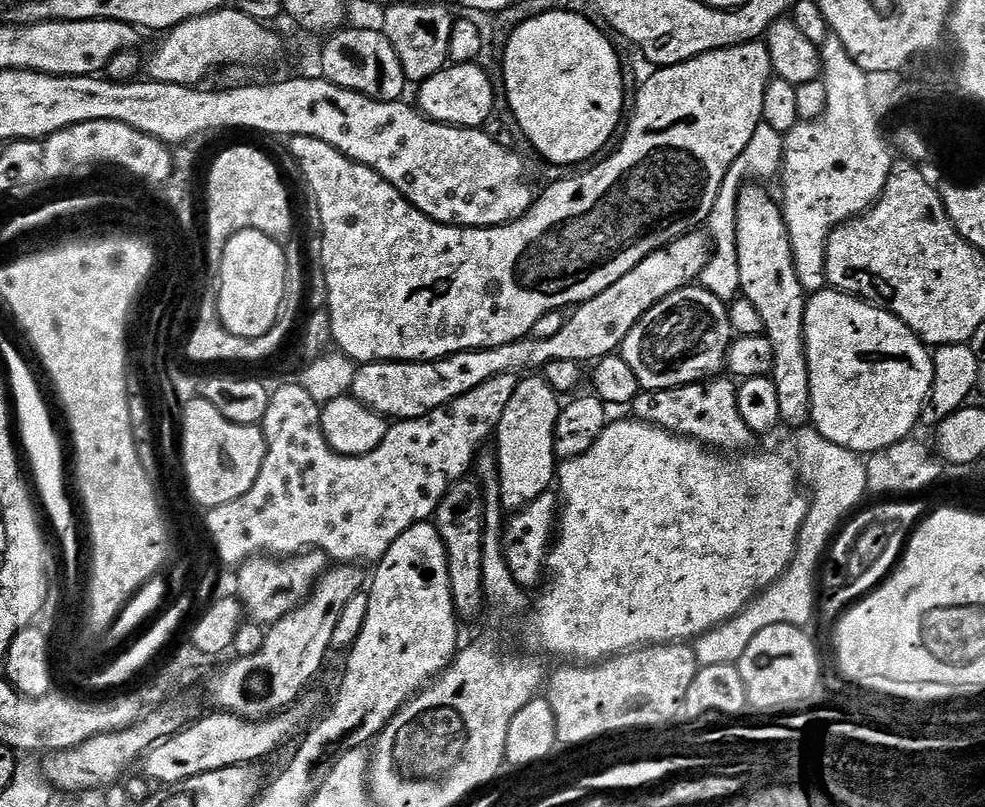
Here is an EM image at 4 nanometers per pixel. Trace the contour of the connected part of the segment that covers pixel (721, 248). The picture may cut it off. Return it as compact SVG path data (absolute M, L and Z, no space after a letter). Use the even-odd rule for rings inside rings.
M763 122L756 125L754 130L754 138L750 138L750 142L746 146L746 150L732 164L728 176L724 179L724 185L720 187L718 198L714 202L712 211L708 213L706 221L706 232L710 237L714 251L712 259L708 261L708 265L704 267L701 273L699 283L707 292L714 293L719 300L732 302L737 299L738 293L741 291L739 282L739 266L738 254L736 253L736 236L735 236L735 216L736 216L736 200L742 189L743 181L747 176L768 176L772 171L781 167L784 158L784 141L782 136L776 140L778 130L768 132L768 124Z

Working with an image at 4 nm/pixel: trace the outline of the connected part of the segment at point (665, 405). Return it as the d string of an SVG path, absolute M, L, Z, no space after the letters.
M712 378L707 382L688 384L682 389L644 392L634 401L635 415L641 421L663 428L665 432L691 438L709 449L736 452L754 440L754 433L748 429L746 422L742 422L736 397L737 385L731 379L724 379Z

